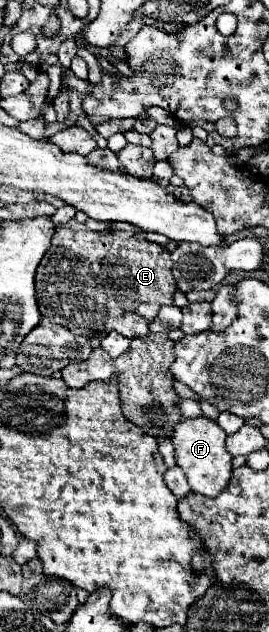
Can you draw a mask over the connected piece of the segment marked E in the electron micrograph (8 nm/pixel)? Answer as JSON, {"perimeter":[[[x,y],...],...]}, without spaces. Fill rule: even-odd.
{"perimeter":[[[71,221],[69,227],[59,227],[53,233],[51,239],[51,247],[47,249],[47,253],[43,255],[39,267],[37,267],[37,275],[35,275],[35,289],[37,289],[37,303],[39,303],[39,311],[41,315],[53,319],[55,323],[67,327],[69,331],[73,331],[75,335],[83,335],[83,337],[97,337],[103,339],[109,331],[117,331],[123,337],[143,337],[147,335],[147,325],[153,321],[153,317],[157,315],[161,305],[171,305],[173,301],[173,293],[177,291],[175,279],[171,275],[171,257],[169,251],[165,247],[161,247],[159,243],[153,241],[145,241],[139,237],[123,237],[121,233],[109,233],[109,235],[99,235],[93,233],[93,237],[89,237],[89,233],[83,235],[85,225],[75,225],[77,221]],[[83,259],[91,261],[91,265],[87,265],[83,269]]]}

